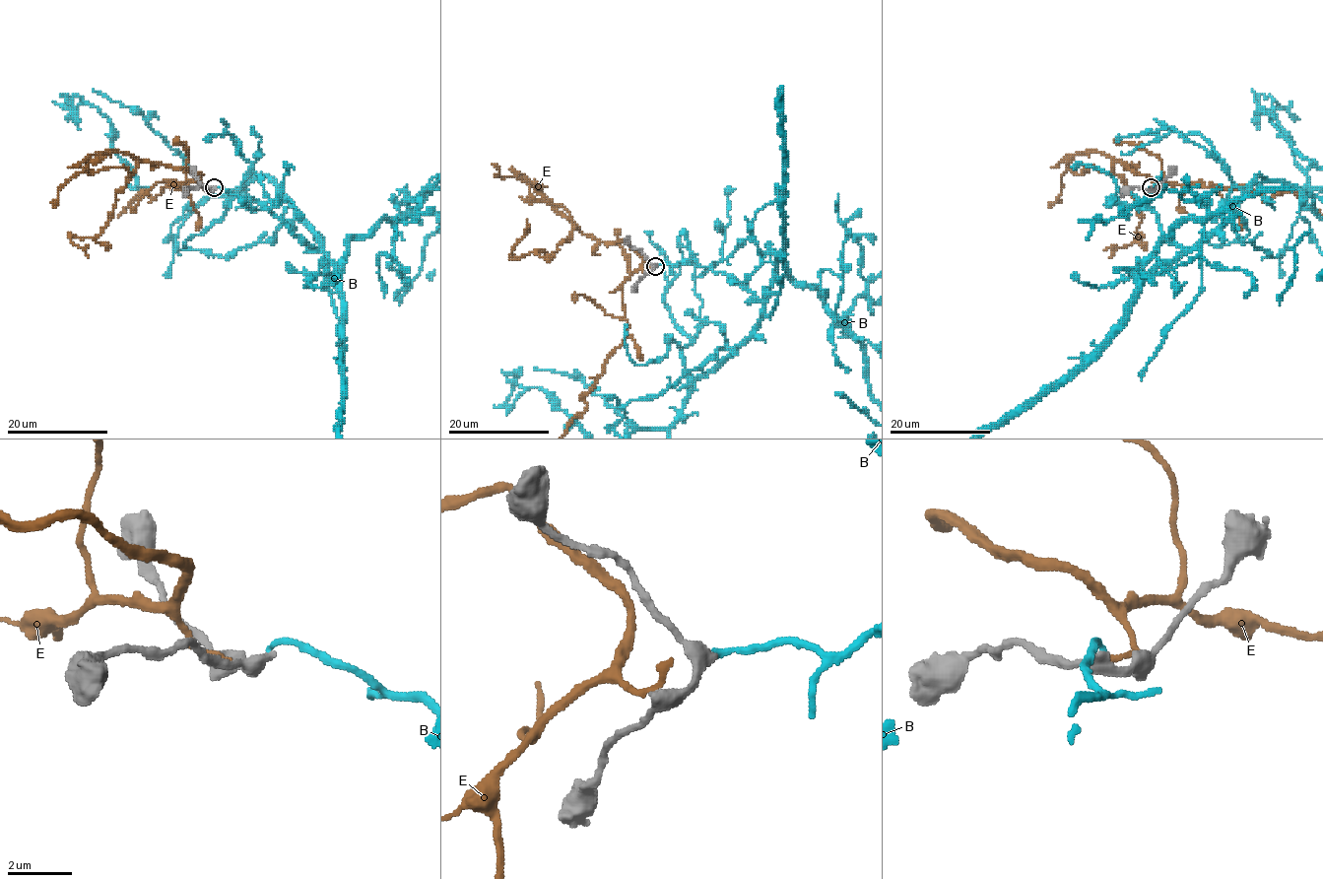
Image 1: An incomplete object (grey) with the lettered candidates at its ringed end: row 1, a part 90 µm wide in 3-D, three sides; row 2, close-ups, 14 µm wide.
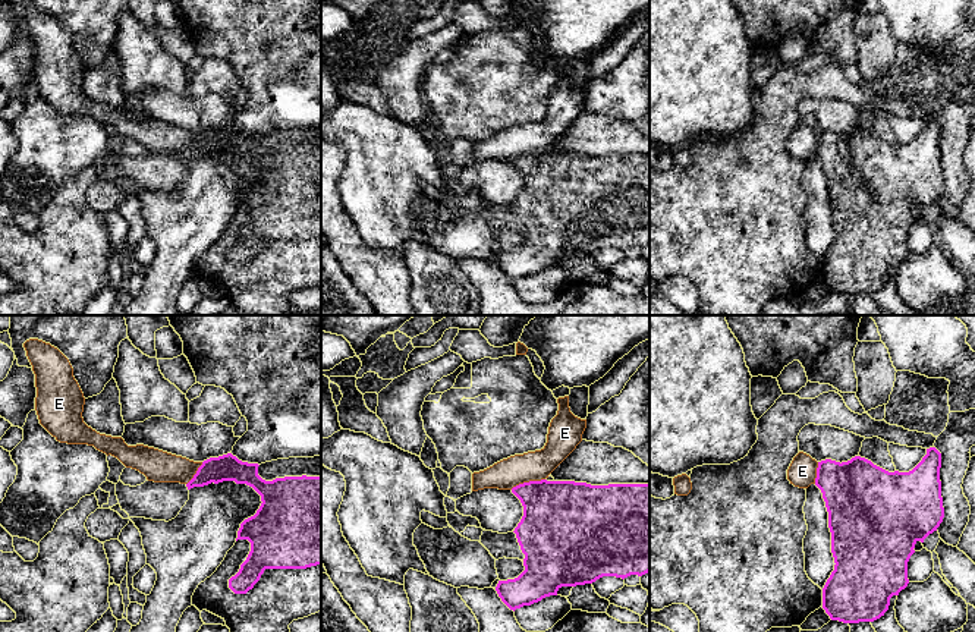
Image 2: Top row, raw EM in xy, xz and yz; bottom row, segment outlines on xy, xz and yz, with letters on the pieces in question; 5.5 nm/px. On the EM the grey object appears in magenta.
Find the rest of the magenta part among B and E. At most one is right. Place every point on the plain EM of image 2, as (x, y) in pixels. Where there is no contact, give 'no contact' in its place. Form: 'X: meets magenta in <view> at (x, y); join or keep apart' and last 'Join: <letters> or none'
B: no contact; join
E: meets magenta in xz at (527, 154); keep apart
Join: B

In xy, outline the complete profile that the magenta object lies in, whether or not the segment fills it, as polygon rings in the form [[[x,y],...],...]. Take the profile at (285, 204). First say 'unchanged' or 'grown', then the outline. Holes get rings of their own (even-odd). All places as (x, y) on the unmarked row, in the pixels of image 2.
unchanged; [[[232,125],[202,133],[188,161],[211,154],[235,153],[246,155],[261,167],[257,185],[240,195],[238,211],[248,211],[251,223],[239,243],[229,251],[235,265],[246,265],[260,252],[265,240],[306,240],[321,236],[321,148],[284,148],[265,153],[258,147],[258,135],[239,132]]]

